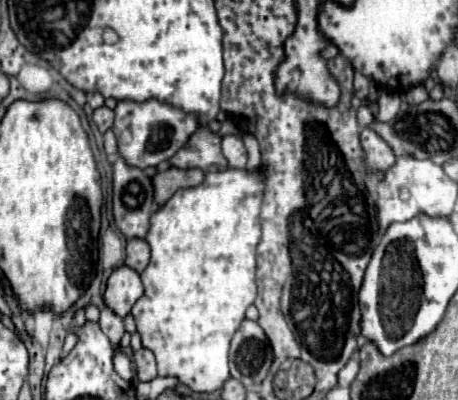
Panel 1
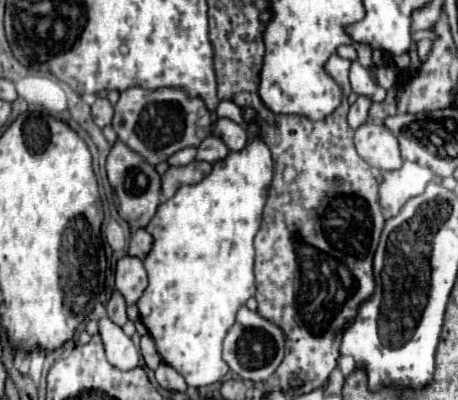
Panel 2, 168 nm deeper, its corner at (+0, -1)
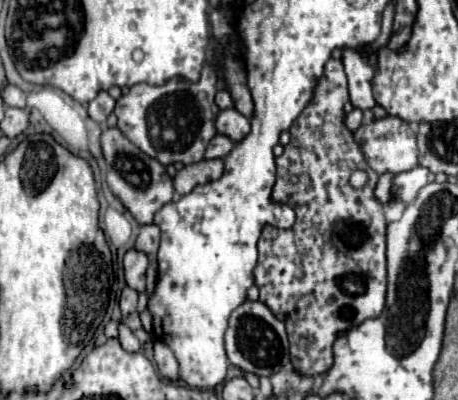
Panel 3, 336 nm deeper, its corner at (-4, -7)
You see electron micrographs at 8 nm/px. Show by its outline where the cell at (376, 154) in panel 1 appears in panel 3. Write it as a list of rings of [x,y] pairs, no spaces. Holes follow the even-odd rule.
[[[387,116],[383,120],[375,120],[367,126],[361,126],[355,132],[357,142],[363,148],[367,164],[377,172],[377,174],[399,174],[399,172],[409,172],[417,166],[417,144],[415,144],[415,132],[411,126],[395,116]]]

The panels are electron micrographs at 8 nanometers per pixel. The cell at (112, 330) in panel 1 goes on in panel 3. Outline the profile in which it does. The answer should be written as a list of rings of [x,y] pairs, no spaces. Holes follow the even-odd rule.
[[[125,288],[123,294],[121,294],[121,300],[119,300],[119,306],[121,306],[123,318],[129,316],[131,312],[135,312],[135,308],[137,308],[137,292],[131,290],[131,288]]]

